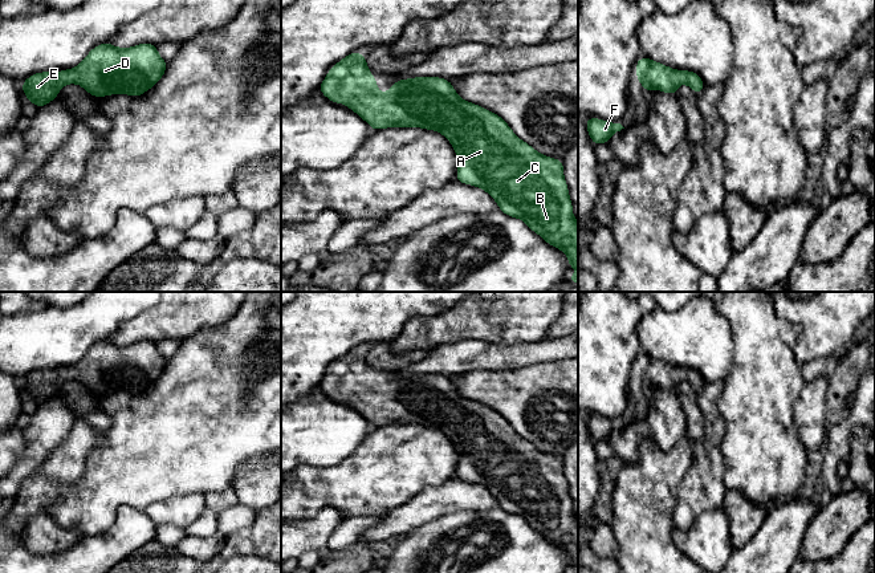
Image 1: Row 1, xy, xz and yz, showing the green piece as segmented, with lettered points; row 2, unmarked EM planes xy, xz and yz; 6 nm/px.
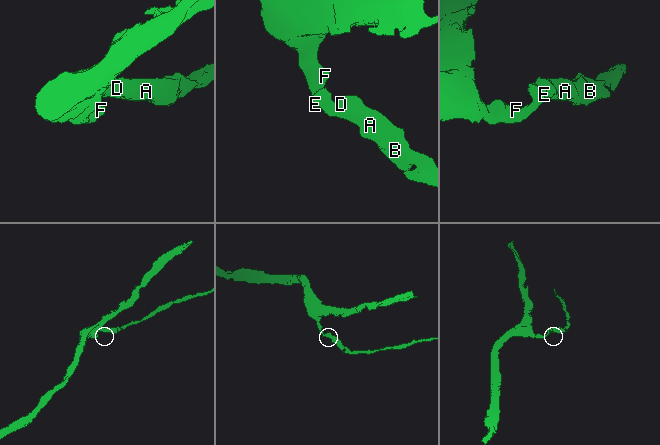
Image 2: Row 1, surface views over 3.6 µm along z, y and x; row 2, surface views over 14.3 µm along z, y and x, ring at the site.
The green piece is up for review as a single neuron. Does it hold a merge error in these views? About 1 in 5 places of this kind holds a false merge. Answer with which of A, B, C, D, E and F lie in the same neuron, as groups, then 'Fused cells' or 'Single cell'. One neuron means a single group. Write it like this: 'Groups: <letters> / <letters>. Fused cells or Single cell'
Groups: A B C D E F. Single cell

